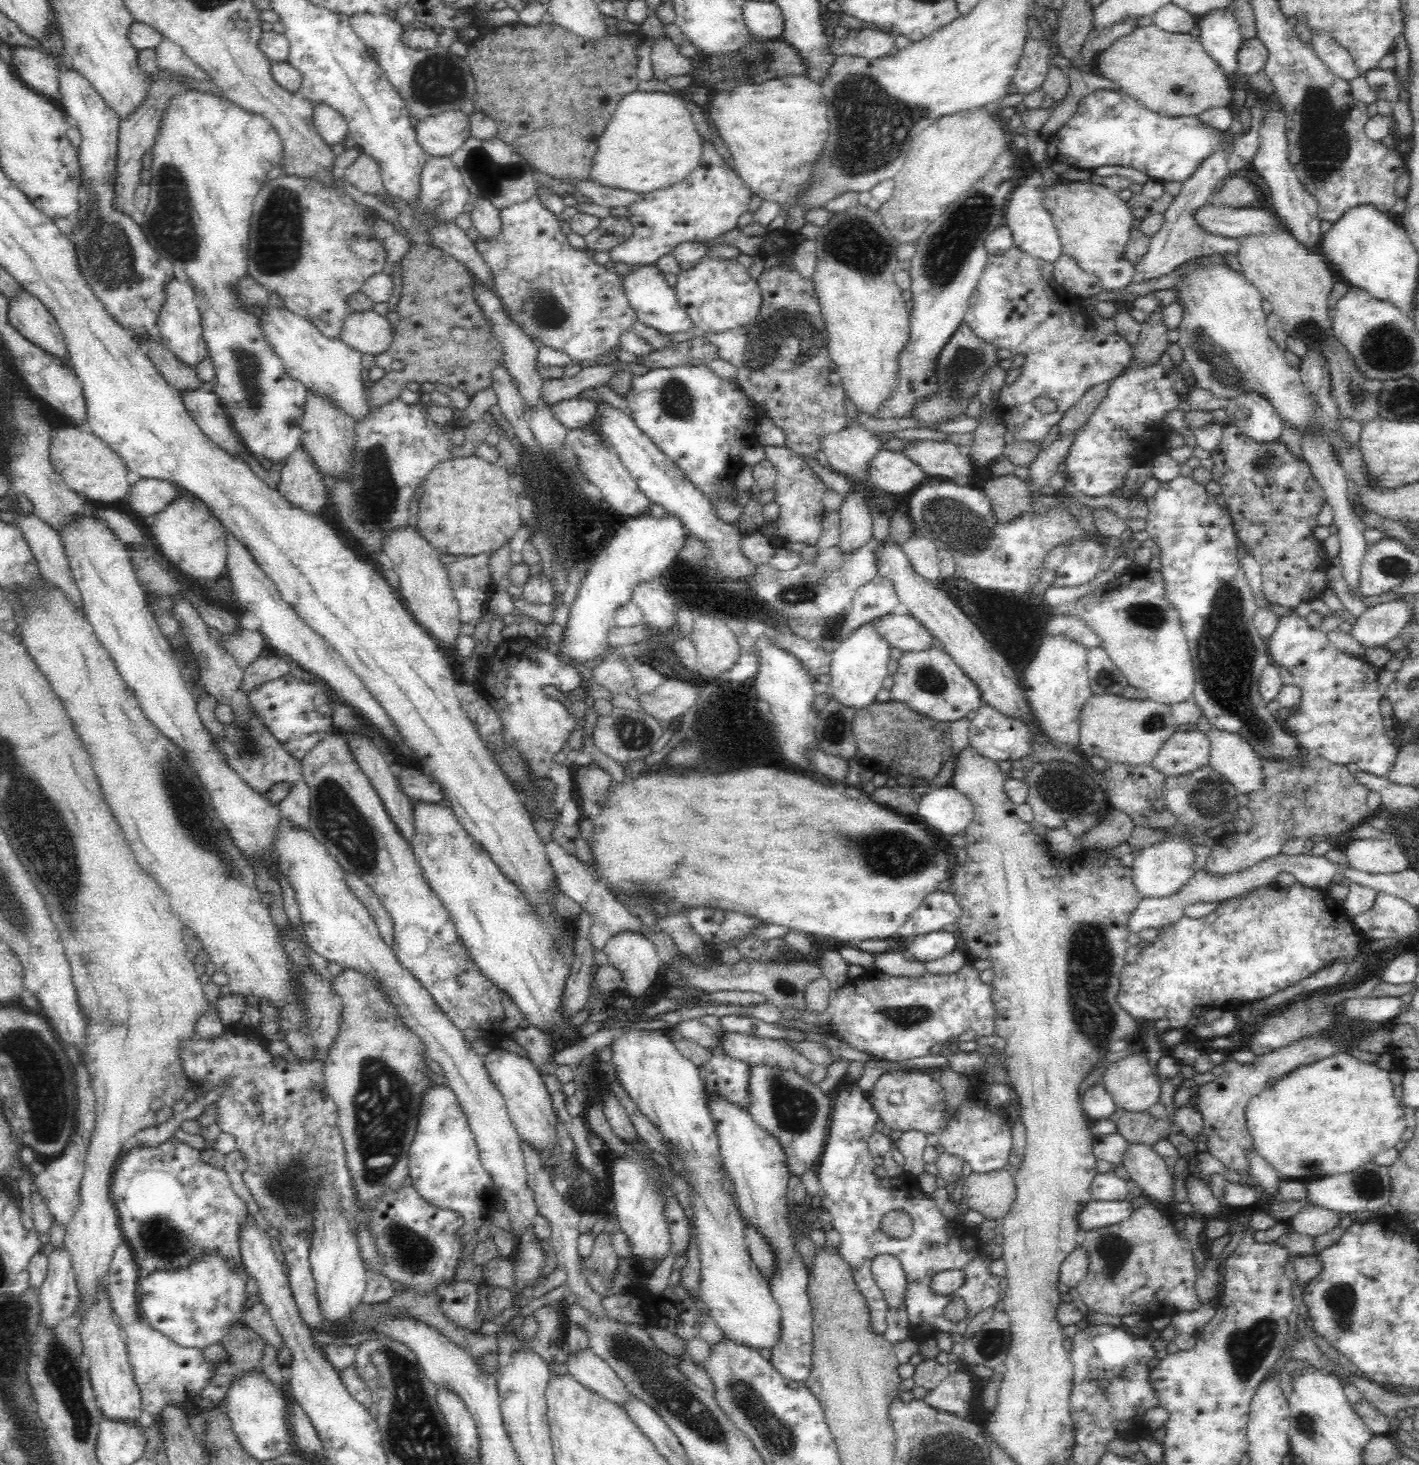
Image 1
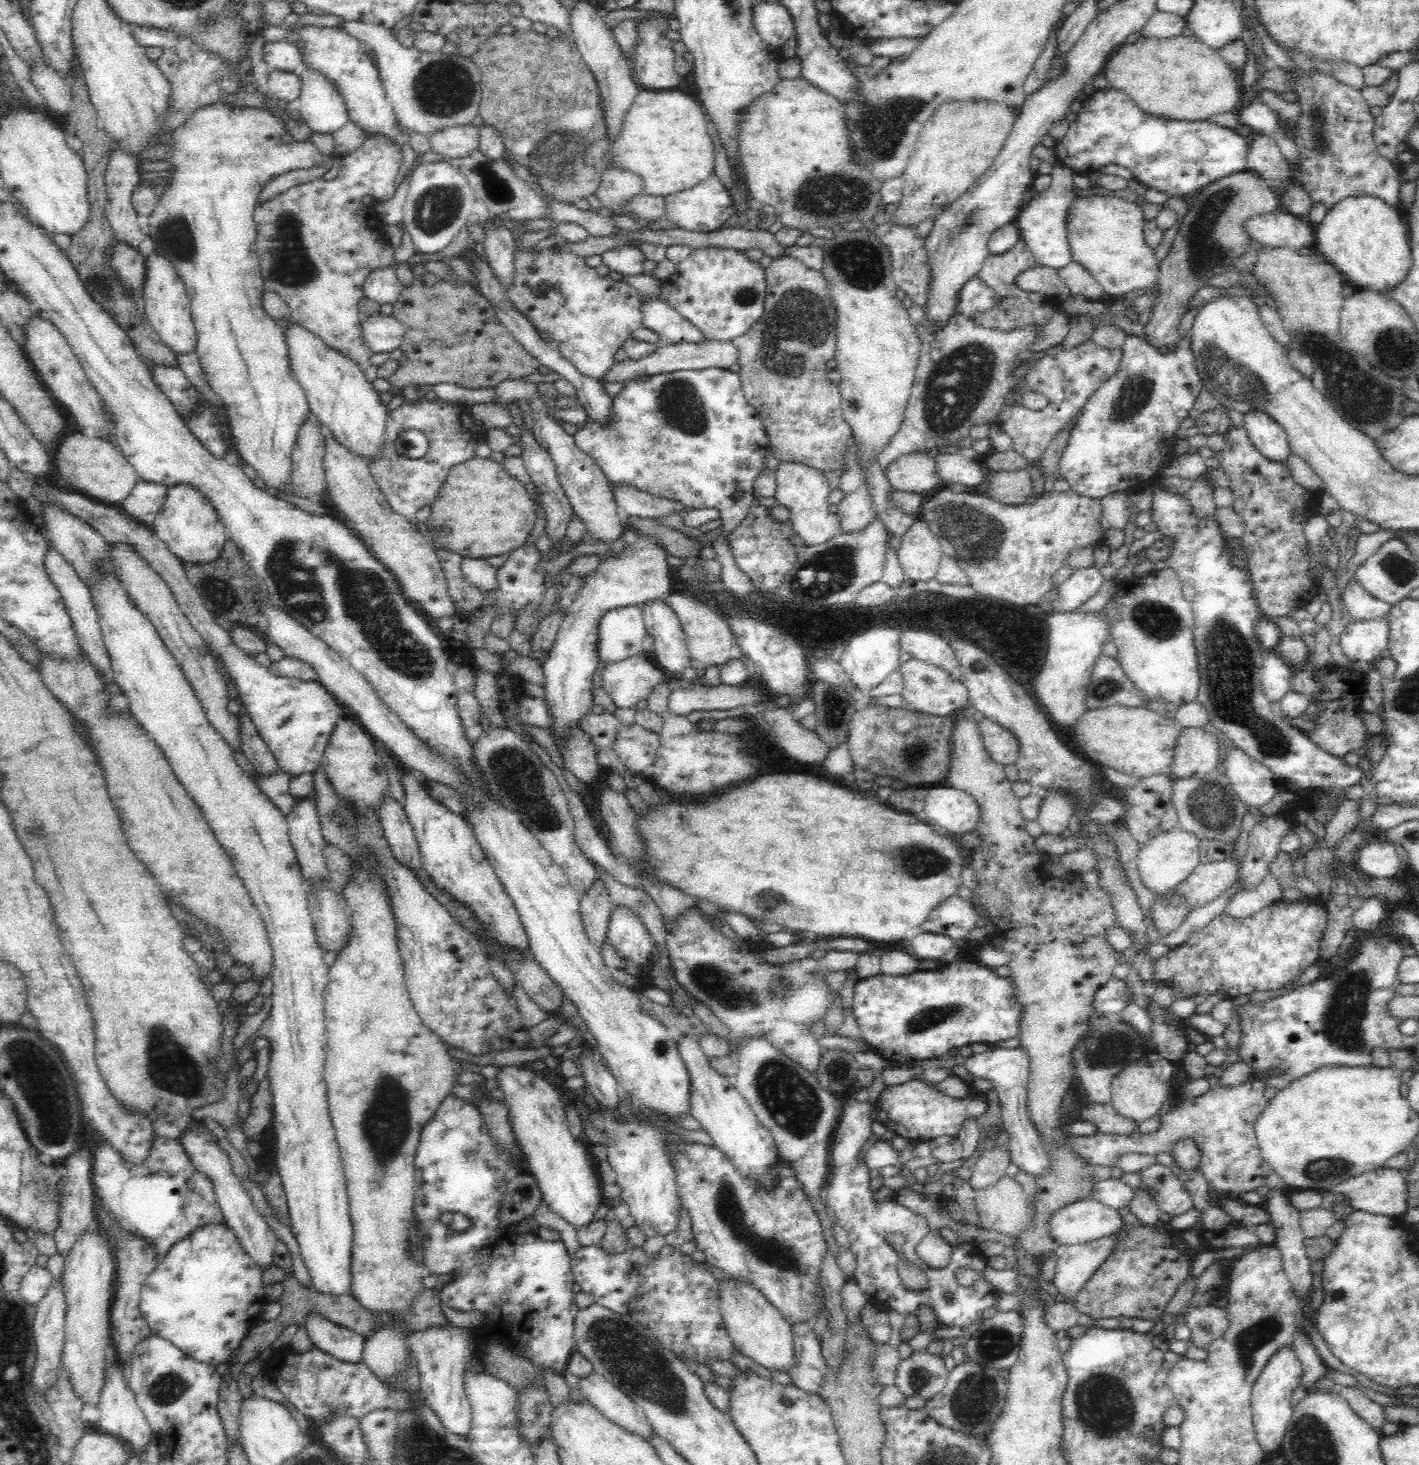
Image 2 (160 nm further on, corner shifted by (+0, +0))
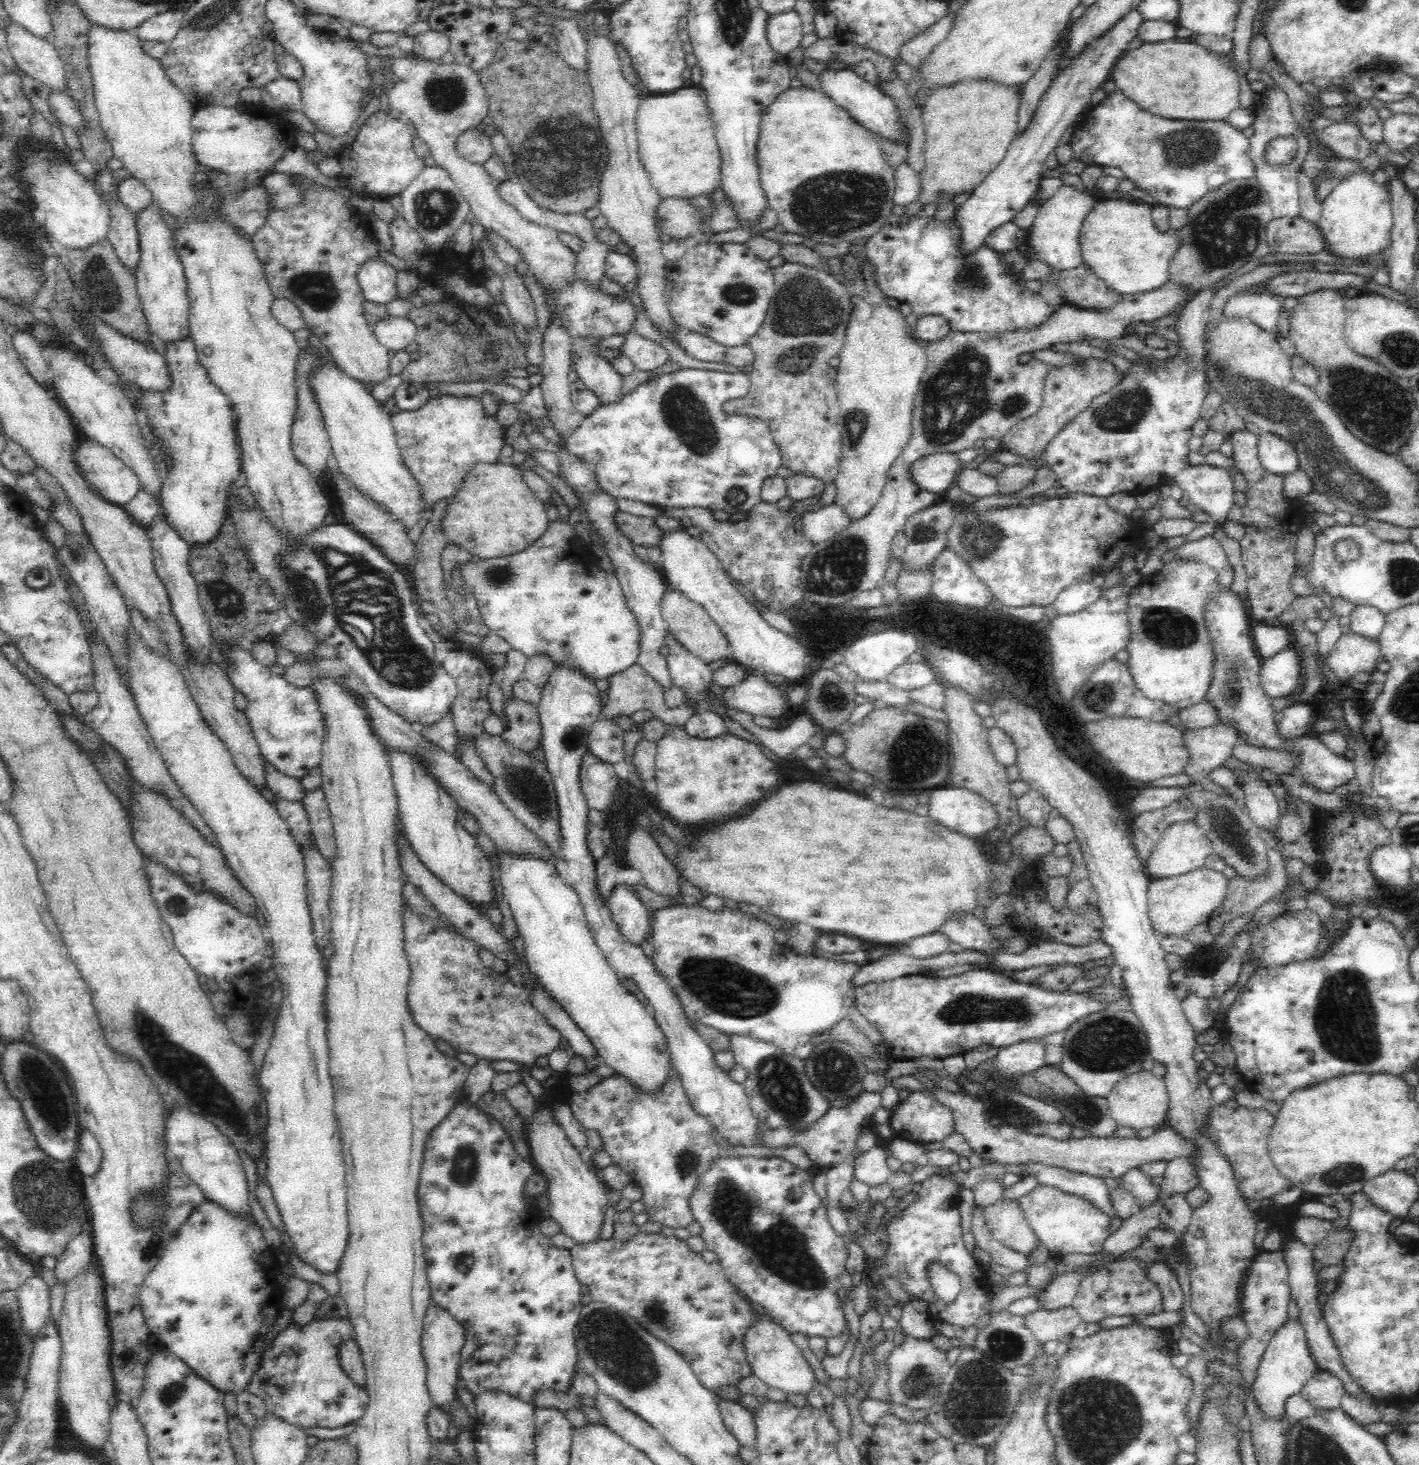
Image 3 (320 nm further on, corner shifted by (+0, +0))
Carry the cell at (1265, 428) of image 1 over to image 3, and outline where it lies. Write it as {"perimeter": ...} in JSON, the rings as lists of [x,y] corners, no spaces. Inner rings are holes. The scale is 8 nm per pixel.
{"perimeter":[[[1264,433],[1257,438],[1259,461],[1270,474],[1286,476],[1300,470],[1297,450],[1284,437]]]}

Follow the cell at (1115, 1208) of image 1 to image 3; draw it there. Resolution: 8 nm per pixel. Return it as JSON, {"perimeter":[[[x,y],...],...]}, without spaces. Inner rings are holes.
{"perimeter":[[[1038,1183],[1032,1191],[1017,1200],[1024,1217],[1039,1243],[1046,1245],[1054,1258],[1067,1254],[1096,1254],[1109,1237],[1110,1217],[1087,1200],[1068,1194],[1055,1186]]]}

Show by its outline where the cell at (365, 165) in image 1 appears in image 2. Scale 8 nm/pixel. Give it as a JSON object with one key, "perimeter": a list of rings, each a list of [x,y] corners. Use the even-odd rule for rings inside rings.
{"perimeter":[[[368,135],[367,140],[354,152],[339,158],[339,172],[335,179],[324,181],[322,178],[312,182],[290,187],[272,199],[260,202],[253,214],[256,223],[255,240],[261,277],[266,291],[278,293],[288,304],[291,312],[290,322],[303,326],[306,330],[323,340],[328,347],[341,352],[361,369],[372,363],[372,350],[365,345],[361,332],[363,318],[359,302],[365,296],[363,284],[373,269],[393,265],[394,247],[387,240],[385,225],[374,212],[372,205],[364,205],[362,196],[375,199],[391,199],[396,192],[396,176],[402,165],[402,153],[384,135]]]}

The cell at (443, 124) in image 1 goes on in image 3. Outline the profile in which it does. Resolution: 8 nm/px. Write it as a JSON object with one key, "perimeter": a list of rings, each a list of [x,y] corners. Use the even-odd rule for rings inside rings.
{"perimeter":[[[479,126],[462,132],[455,145],[462,158],[477,165],[483,165],[494,153],[491,138],[483,134]]]}

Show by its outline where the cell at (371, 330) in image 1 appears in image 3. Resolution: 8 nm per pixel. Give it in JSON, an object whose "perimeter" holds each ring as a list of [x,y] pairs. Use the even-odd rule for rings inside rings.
{"perimeter":[[[388,316],[372,324],[373,334],[388,351],[405,350],[416,338],[416,325],[408,317]]]}

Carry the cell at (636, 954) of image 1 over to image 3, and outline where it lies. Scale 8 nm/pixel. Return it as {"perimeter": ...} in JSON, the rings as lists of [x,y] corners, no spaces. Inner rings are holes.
{"perimeter":[[[626,884],[615,887],[612,895],[606,900],[610,914],[617,928],[631,944],[640,944],[642,936],[650,930],[650,909],[642,903],[634,888]]]}

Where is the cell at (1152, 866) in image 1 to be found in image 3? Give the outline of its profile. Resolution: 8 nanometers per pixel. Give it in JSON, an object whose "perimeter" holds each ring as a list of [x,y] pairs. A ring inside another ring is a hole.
{"perimeter":[[[1194,820],[1172,824],[1156,844],[1156,850],[1145,862],[1145,872],[1152,880],[1176,877],[1205,866],[1206,859],[1214,853],[1212,842],[1202,833]]]}

